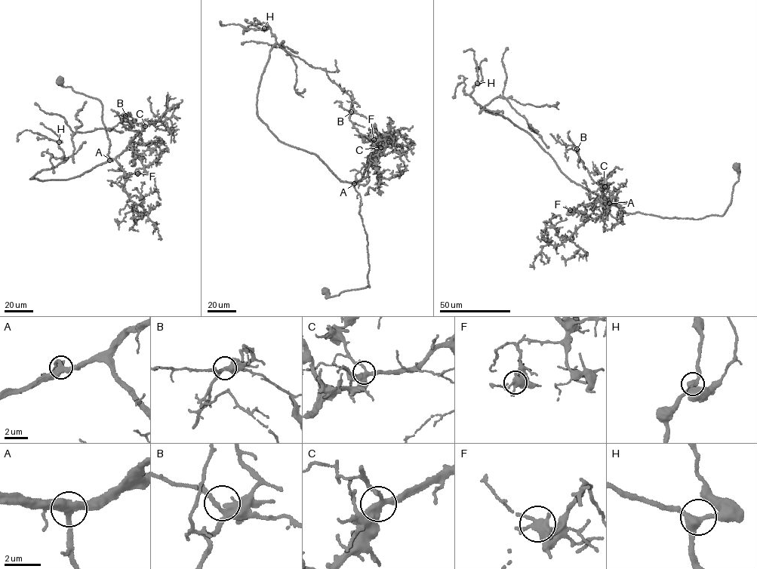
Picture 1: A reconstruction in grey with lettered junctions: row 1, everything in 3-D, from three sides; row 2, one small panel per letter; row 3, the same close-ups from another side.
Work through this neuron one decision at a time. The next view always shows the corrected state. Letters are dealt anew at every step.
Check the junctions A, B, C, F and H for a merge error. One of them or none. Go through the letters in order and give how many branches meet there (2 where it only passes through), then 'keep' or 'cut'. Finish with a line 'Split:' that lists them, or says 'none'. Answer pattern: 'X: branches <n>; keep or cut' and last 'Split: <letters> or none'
A: branches 3; keep
B: branches 3; keep
C: branches 3; keep
F: branches 3; keep
H: branches 3; keep
Split: none

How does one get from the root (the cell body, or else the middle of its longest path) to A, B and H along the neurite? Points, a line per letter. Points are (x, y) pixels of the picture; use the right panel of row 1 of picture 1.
A: (736, 166), (739, 179), (722, 215), (696, 219), (663, 218), (638, 212), (626, 213), (609, 203)
B: (736, 166), (739, 179), (723, 215), (663, 218), (626, 213), (610, 204), (576, 149)
H: (736, 166), (739, 179), (723, 215), (626, 213), (570, 180), (527, 131), (477, 103), (470, 93), (477, 83)

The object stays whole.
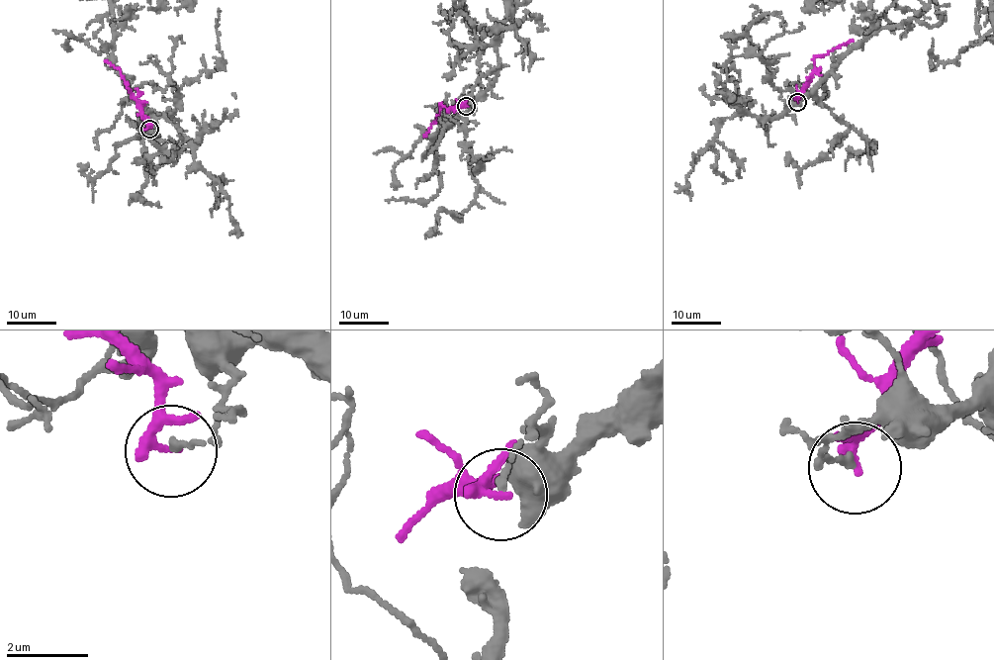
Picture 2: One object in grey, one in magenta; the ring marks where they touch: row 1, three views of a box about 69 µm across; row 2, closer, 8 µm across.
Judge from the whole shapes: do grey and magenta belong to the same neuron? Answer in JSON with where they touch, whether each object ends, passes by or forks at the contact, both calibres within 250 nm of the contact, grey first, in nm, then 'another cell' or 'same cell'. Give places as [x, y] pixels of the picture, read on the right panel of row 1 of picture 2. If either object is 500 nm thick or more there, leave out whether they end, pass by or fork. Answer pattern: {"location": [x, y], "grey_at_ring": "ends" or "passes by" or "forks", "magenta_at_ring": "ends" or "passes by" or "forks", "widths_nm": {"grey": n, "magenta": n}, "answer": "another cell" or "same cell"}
{"location": [797, 102], "grey_at_ring": "ends", "magenta_at_ring": "ends", "widths_nm": {"grey": 150, "magenta": 280}, "answer": "another cell"}

